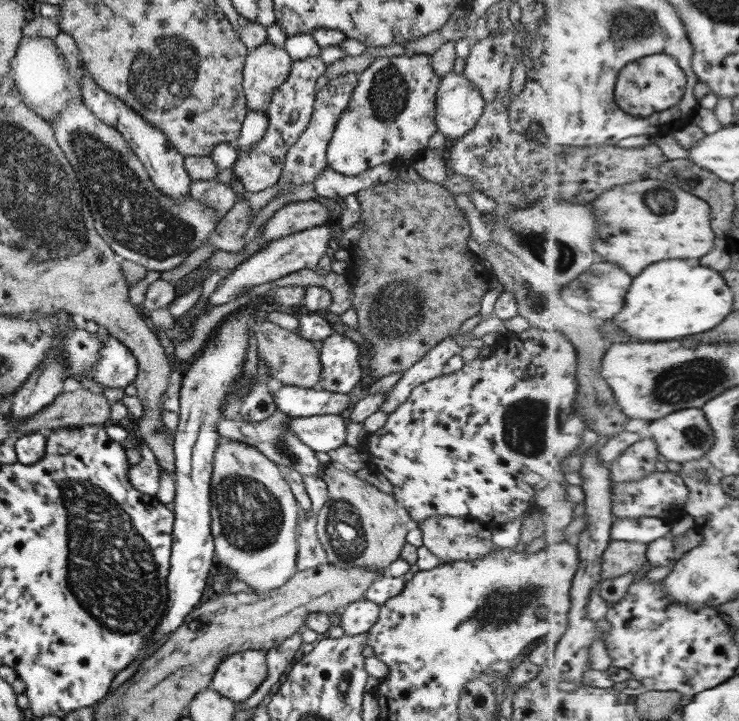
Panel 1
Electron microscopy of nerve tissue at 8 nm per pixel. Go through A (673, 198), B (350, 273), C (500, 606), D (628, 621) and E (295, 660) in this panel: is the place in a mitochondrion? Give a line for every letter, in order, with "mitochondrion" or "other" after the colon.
A: mitochondrion
B: other
C: mitochondrion
D: other
E: other

